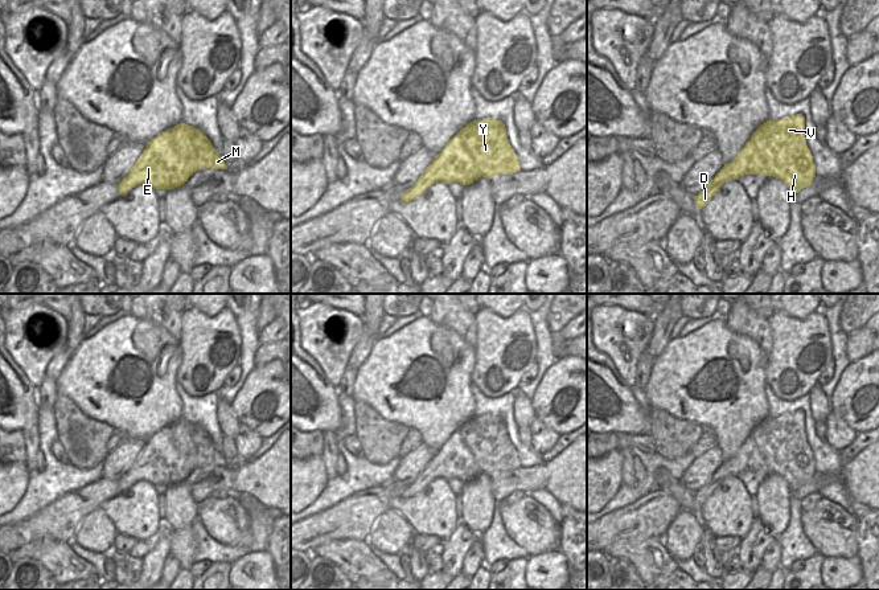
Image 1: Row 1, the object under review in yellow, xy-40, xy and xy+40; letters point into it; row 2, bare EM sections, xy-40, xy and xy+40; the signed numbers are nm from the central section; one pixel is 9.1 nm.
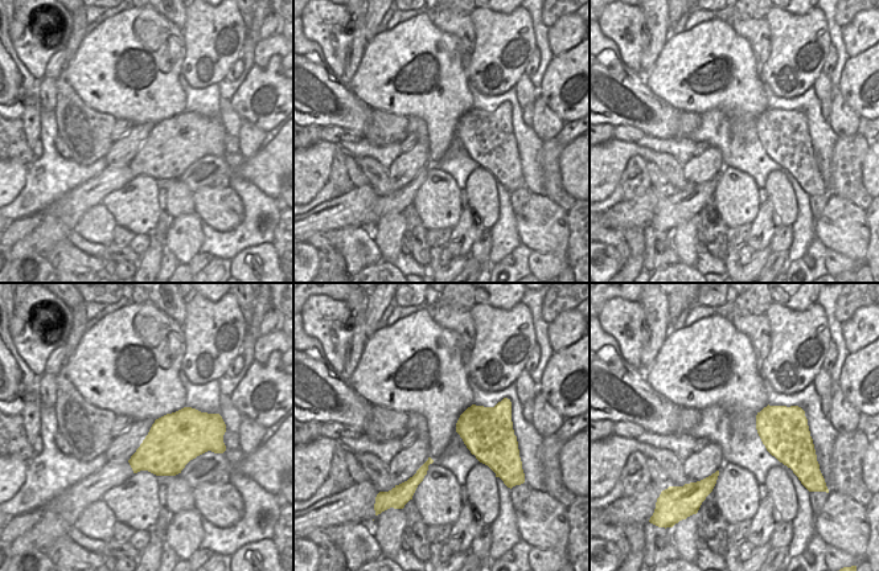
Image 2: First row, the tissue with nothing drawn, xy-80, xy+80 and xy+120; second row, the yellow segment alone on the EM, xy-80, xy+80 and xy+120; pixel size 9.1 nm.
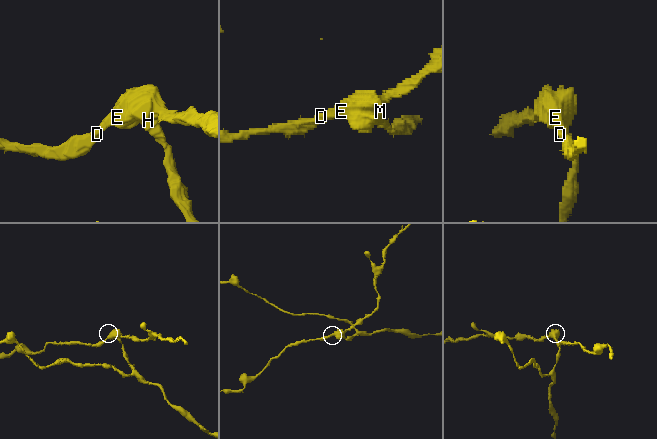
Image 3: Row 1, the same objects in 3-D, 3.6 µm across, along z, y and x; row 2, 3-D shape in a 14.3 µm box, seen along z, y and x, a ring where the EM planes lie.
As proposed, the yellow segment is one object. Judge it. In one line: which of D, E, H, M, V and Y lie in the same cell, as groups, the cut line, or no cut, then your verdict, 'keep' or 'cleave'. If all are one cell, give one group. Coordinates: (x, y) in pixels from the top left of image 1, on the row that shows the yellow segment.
groups D E M / H V Y; cut xy-40 (201, 132), (187, 154), (176, 152); cleave

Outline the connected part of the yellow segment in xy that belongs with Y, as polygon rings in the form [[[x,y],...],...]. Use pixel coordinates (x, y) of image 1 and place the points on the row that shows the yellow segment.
[[[494,118],[473,120],[459,132],[482,177],[490,180],[506,175],[506,153],[512,146],[505,124]]]

